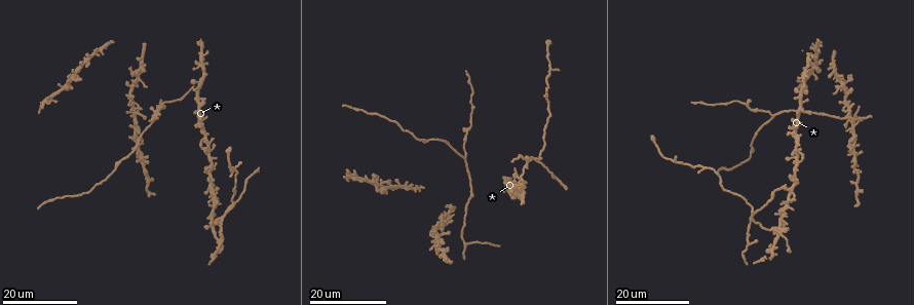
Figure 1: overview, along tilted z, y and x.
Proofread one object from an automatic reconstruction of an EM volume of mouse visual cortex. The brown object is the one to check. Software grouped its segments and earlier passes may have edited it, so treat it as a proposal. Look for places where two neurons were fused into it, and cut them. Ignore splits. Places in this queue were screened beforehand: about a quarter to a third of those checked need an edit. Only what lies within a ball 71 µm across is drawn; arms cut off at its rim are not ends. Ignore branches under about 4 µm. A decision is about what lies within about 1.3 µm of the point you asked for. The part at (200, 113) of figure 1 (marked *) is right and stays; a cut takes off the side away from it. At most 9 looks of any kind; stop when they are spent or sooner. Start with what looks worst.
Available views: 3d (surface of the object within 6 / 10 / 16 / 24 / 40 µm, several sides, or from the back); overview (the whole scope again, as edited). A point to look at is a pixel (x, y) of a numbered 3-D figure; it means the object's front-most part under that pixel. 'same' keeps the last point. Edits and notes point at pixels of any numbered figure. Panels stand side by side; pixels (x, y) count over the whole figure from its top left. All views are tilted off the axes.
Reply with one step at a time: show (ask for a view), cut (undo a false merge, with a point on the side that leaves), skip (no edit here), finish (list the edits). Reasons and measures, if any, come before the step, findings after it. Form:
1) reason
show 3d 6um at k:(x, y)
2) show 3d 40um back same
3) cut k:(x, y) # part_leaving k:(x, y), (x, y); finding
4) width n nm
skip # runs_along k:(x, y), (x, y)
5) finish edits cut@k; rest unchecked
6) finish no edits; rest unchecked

a fork
show 3d 24um at 1:(224, 215)

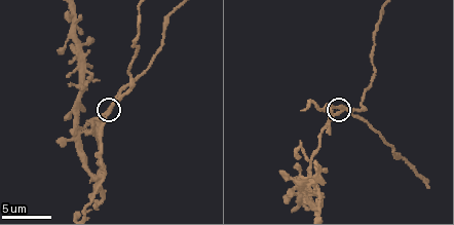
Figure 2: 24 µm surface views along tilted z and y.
show 3d 6um at 2:(339, 106)

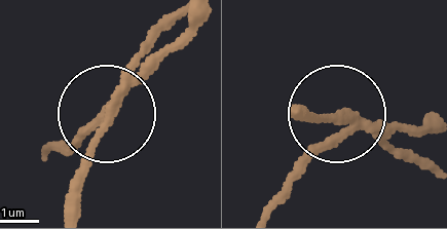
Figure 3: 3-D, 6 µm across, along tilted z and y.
arms 3
cut 3:(153, 31) # part_leaving 3:(124, 75), (83, 202); a second neuron is stuck on

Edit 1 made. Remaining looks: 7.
redraw
show overview

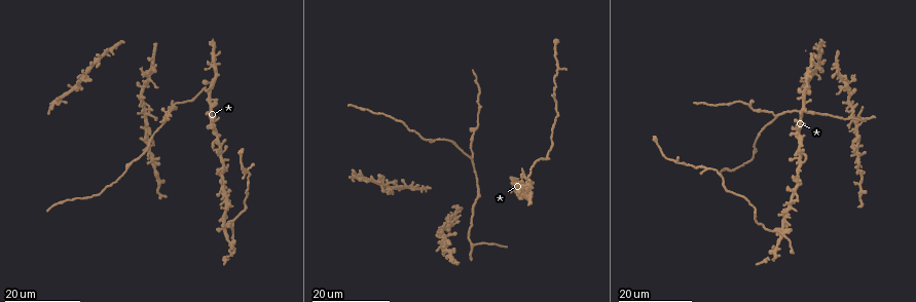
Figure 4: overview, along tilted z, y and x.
branch point
show 3d 16um at 4:(776, 118)

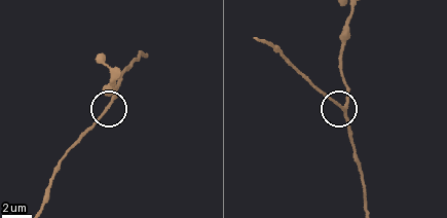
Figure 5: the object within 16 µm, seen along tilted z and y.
show 3d 6um at 5:(344, 106)

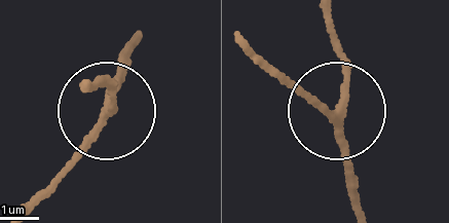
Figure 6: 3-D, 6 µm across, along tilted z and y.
show 3d 6um back at 6:(102, 119)

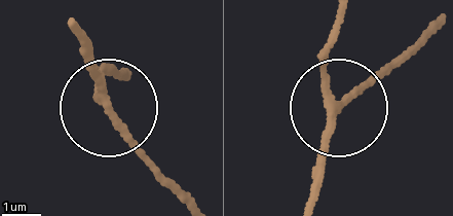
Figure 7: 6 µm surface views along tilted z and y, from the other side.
skip # continuous, no second neuron

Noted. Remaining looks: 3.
arms run side by side
show 3d 16um at 2:(317, 190)

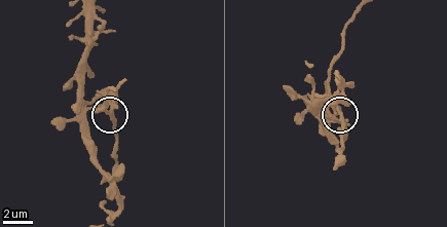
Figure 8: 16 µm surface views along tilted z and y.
arms 5
skip # one neuron here

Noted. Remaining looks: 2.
show 3d 16um at 4:(206, 99)

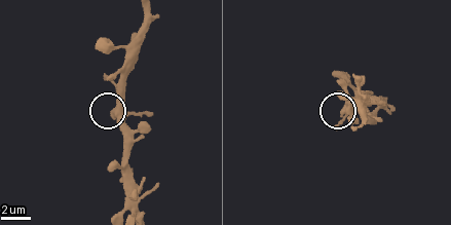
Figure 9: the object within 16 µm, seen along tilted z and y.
show 3d 10um at 9:(344, 114)

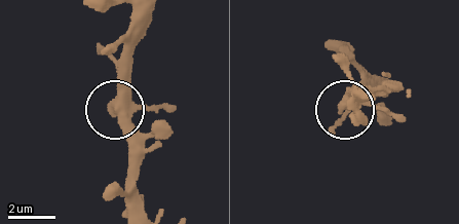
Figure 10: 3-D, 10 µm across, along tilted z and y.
skip # continuous, no second neuron

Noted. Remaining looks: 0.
finish edits cut@3; rest unchecked

